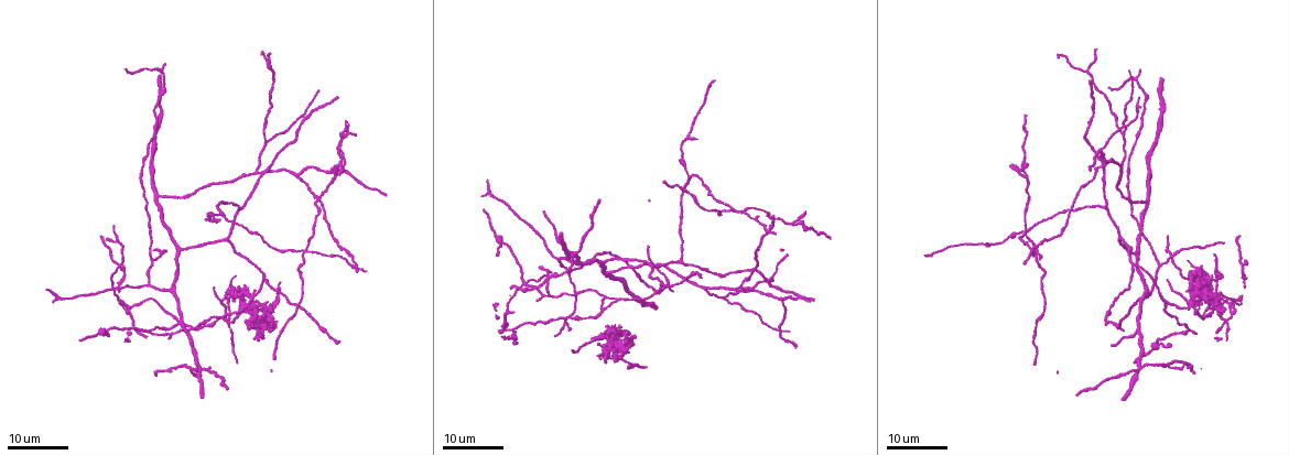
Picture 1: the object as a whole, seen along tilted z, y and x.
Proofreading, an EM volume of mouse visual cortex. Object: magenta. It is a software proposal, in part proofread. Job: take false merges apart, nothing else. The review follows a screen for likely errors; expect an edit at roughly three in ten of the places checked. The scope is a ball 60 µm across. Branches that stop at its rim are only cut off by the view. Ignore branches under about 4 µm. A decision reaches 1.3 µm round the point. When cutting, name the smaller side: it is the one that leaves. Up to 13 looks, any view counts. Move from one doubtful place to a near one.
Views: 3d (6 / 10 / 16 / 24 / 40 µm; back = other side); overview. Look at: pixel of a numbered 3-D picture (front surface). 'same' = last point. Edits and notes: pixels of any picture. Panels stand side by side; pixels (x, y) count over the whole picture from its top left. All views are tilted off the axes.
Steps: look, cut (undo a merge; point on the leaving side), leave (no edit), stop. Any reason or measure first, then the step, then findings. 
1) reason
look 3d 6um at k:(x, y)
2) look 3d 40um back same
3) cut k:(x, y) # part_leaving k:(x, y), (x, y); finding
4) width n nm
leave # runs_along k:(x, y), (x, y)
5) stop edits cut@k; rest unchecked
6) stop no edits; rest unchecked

three arms meet
look 3d 16um at 1:(223, 217)

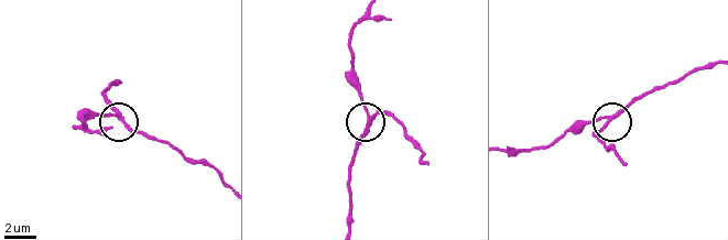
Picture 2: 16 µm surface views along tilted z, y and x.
closer look
look 3d 10um at 2:(368, 116)

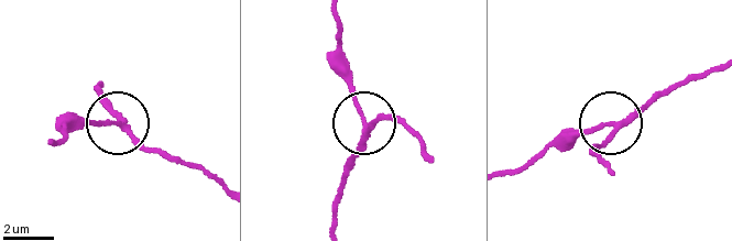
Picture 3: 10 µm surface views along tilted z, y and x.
leave # runs_along 3:(337, 223), (363, 129), (350, 63); all the same cell

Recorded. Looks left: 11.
three-way junction
look 3d 24um at 1:(239, 208)

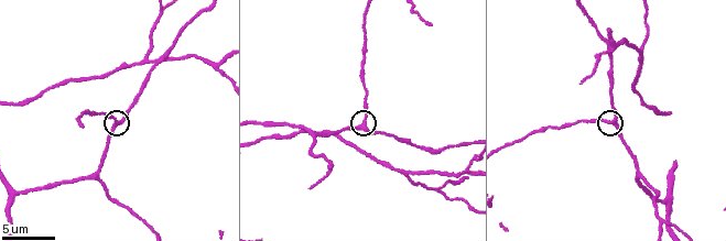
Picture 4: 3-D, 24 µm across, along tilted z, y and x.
look 3d 10um at 4:(117, 124)

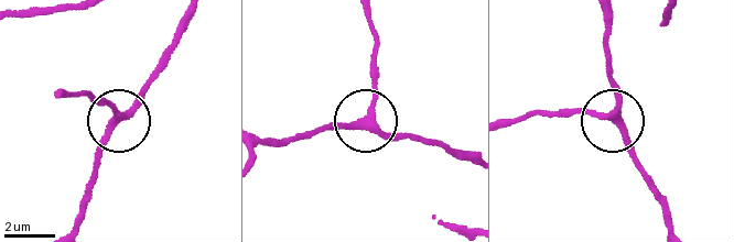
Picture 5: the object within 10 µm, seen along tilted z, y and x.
width 250 nm
leave # runs_along 5:(668, 221), (666, 201), (613, 120), (611, 65); all the same cell

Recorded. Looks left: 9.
three arms meet
look 3d 6um at 4:(12, 192)

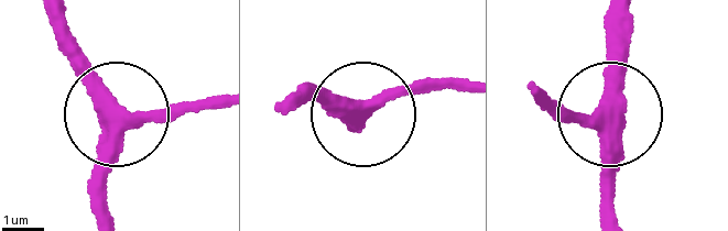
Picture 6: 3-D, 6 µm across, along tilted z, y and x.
look 3d 6um back at 6:(616, 124)

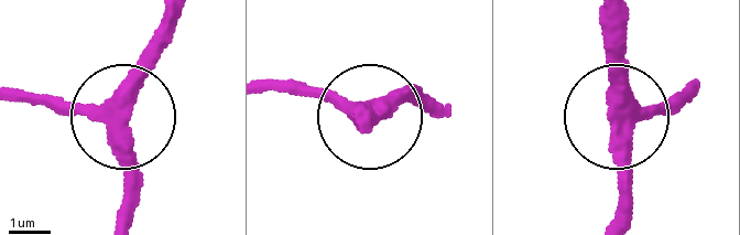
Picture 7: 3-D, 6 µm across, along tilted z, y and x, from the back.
side_arm 63 um; arms 3
leave # all the same cell

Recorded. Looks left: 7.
three-way junction
look 3d 16um at 4:(328, 173)

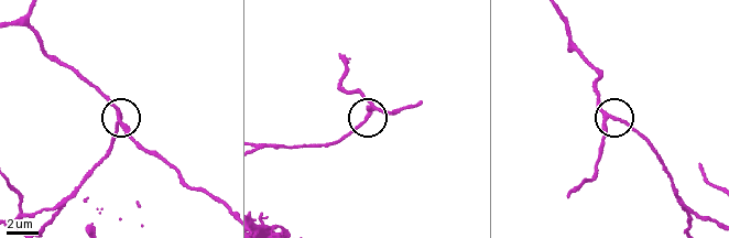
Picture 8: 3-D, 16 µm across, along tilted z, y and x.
arms 3
leave # runs_along 8:(343, 64), (343, 87), (370, 103), (366, 117), (373, 105); all the same cell

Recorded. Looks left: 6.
a fork
look 3d 10um at 4:(315, 136)

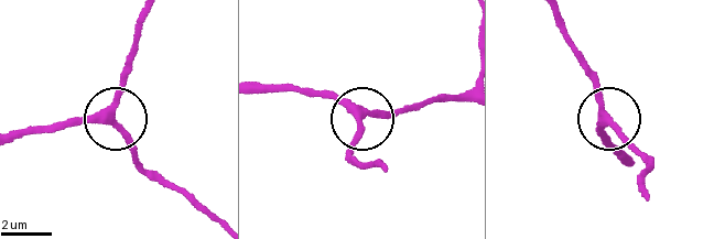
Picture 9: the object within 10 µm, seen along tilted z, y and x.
closer look
look 3d 6um at 9:(359, 114)

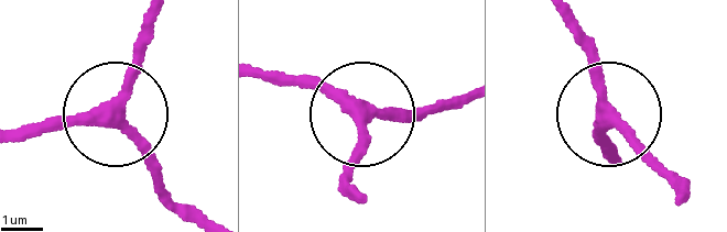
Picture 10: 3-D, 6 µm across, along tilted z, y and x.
leave # runs_along 10:(262, 69), (316, 81), (358, 116), (455, 108); all the same cell

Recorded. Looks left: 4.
a fork
look 3d 16um at 1:(181, 324)

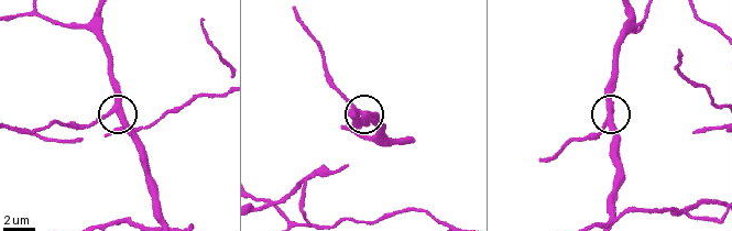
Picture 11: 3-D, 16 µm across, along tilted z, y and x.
look 3d 6um at 11:(610, 113)

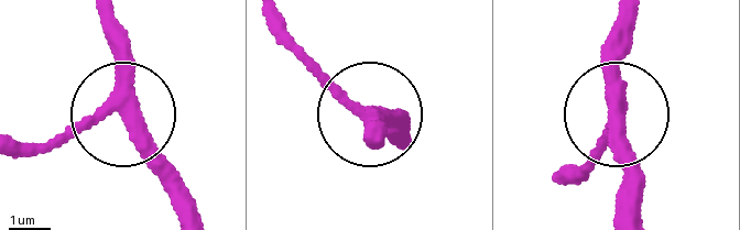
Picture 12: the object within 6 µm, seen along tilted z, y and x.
leave # runs_along 12:(638, 11), (590, 174); continuous, no second cell

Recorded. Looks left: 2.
stop no edits; rest unchecked

